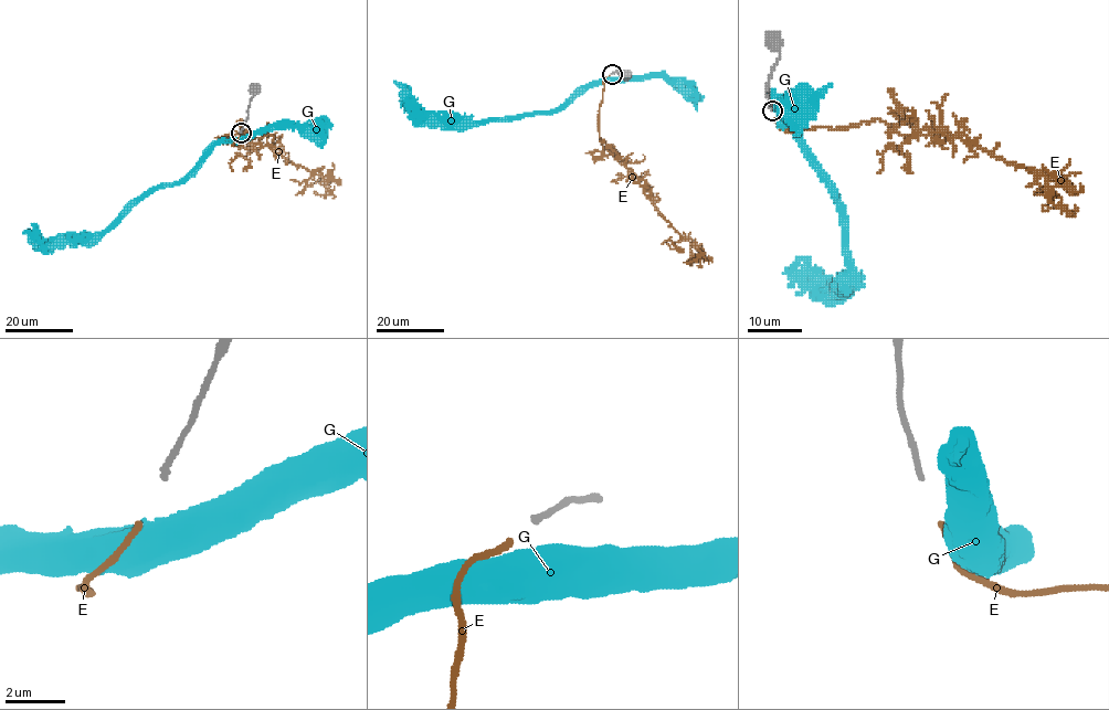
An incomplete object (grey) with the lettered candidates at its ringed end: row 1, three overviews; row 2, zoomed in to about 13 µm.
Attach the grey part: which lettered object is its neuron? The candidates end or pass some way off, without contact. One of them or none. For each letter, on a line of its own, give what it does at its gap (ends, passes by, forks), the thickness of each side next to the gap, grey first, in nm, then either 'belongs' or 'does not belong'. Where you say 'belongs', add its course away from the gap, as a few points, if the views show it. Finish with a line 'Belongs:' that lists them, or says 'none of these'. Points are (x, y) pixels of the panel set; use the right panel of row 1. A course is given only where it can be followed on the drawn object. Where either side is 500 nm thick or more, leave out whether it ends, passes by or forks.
E: it ends | 180/200 nm | belongs | via (774, 118), (790, 131), (875, 119), (906, 135), (949, 133), (1037, 170), (1051, 200), (1074, 205)
G: 180/800 nm | does not belong
Belongs: E

